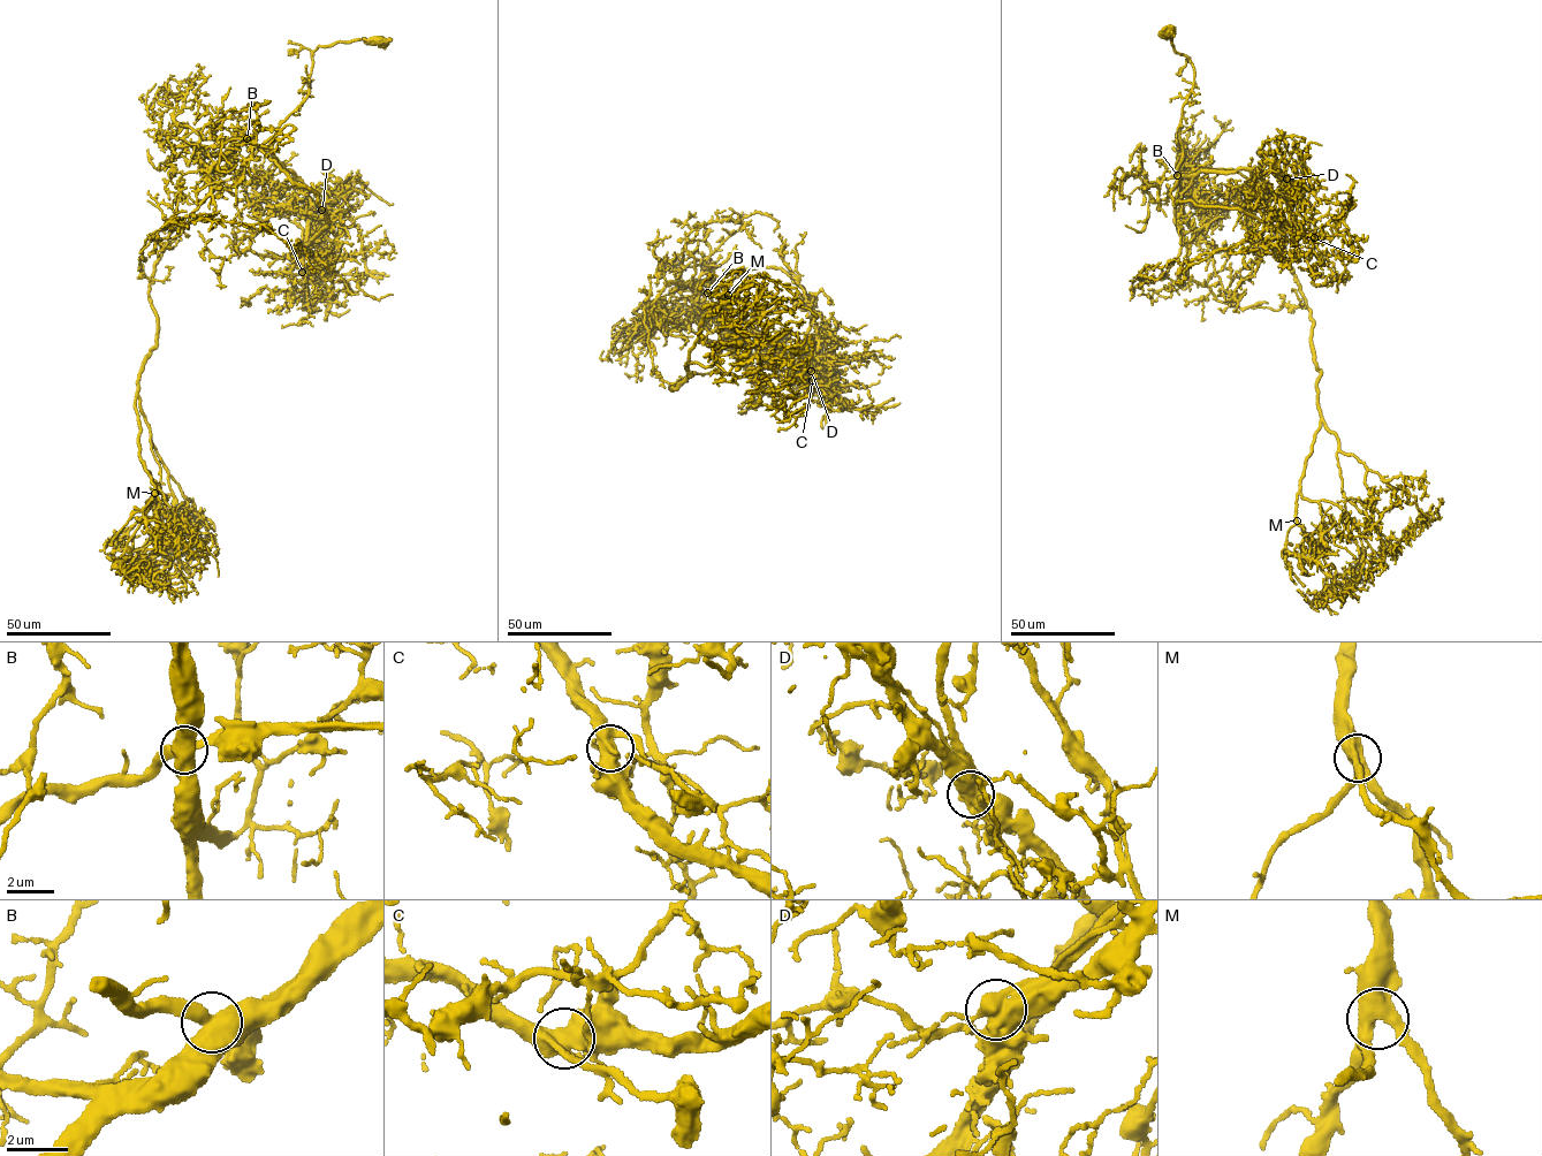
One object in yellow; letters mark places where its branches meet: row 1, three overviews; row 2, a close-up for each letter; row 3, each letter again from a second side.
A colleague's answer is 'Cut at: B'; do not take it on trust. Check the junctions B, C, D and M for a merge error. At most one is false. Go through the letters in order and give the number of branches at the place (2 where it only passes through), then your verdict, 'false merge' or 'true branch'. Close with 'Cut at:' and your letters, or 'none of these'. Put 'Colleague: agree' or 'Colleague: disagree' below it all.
B: 4 branches meet; false merge
C: 4 branches meet; true branch
D: 4 branches meet; true branch
M: 4 branches meet; true branch
Cut at: B
Colleague: agree

